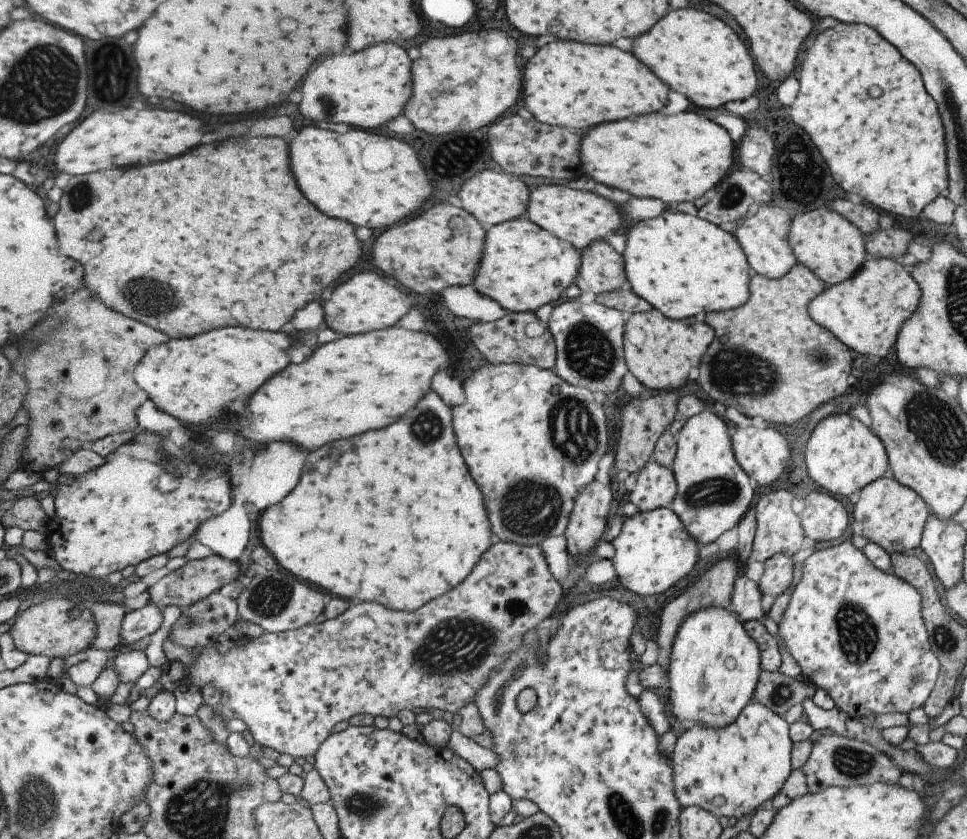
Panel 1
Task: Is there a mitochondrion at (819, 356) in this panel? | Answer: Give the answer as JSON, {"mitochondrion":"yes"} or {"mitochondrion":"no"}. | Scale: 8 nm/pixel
{"mitochondrion":"yes"}

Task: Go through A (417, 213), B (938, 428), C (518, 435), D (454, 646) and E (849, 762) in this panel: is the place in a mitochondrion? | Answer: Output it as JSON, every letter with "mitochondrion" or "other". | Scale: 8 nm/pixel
{"A":"other","B":"mitochondrion","C":"other","D":"mitochondrion","E":"mitochondrion"}

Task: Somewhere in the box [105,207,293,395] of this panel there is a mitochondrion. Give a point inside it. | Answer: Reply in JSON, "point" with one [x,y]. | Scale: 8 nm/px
{"point":[145,298]}

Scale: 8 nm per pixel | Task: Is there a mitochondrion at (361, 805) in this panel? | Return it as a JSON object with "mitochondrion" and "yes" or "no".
{"mitochondrion":"yes"}

